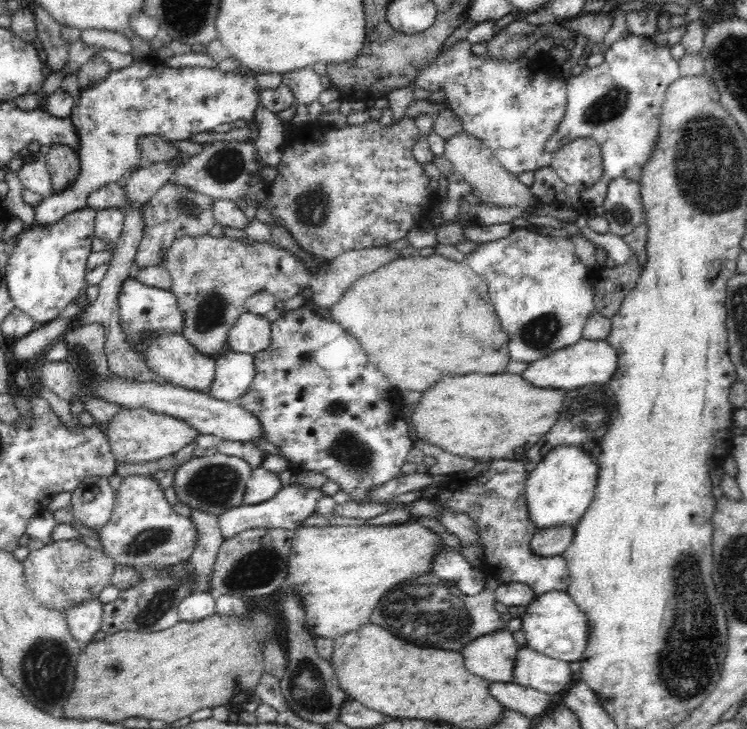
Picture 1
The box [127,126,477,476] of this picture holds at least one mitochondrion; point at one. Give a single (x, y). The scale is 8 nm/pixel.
(227, 164)

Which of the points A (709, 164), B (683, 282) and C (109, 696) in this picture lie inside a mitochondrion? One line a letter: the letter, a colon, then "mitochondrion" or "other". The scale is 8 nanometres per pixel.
A: mitochondrion
B: other
C: other

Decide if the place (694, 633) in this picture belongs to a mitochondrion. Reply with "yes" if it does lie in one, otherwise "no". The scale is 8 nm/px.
yes

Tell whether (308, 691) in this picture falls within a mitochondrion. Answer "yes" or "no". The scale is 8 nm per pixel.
yes

